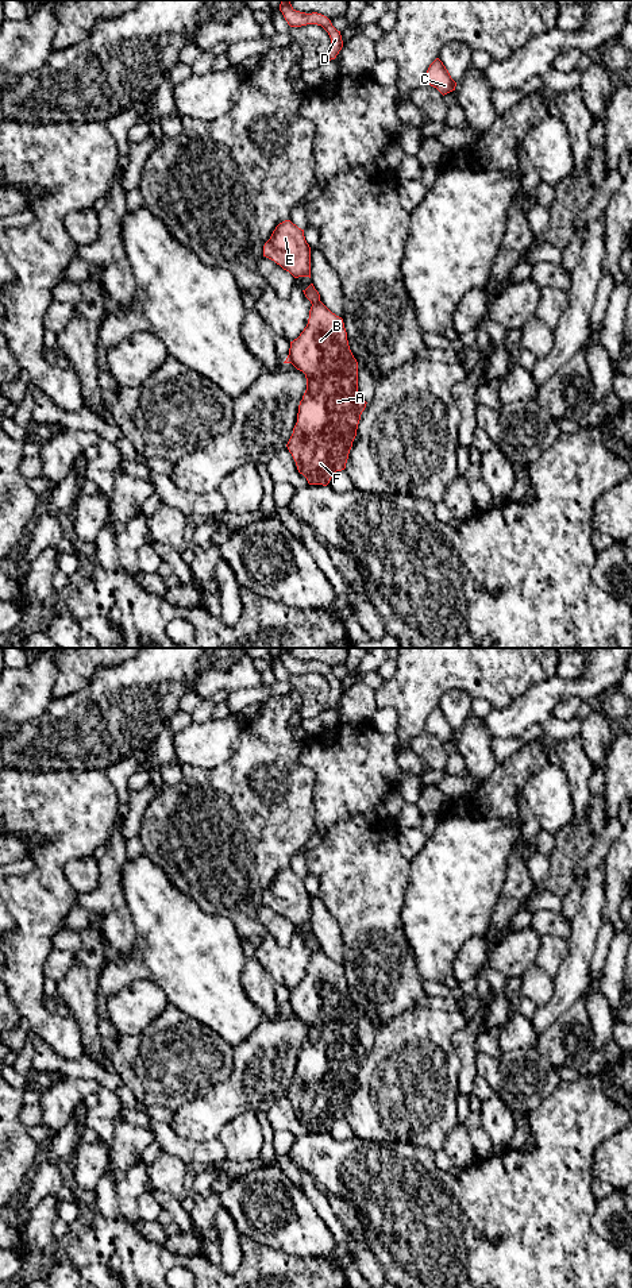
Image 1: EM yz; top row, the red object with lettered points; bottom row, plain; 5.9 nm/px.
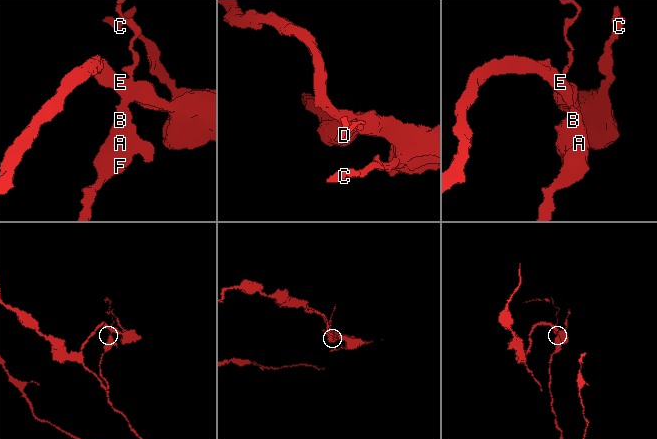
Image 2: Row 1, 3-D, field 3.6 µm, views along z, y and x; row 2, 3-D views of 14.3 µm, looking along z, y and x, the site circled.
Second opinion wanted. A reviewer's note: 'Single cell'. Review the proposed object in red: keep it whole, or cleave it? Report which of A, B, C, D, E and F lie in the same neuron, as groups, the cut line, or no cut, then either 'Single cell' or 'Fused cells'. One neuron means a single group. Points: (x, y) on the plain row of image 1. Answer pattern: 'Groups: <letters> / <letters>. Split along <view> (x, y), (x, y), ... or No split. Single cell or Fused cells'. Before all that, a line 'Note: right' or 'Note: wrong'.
Note: wrong
Groups: A B F / C D E. Split along yz (319, 948), (312, 952). Fused cells

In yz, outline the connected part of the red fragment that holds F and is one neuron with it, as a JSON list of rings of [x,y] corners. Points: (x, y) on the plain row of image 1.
[[[321,949],[313,950],[308,972],[300,984],[290,990],[289,1003],[284,1011],[292,1011],[307,1026],[297,1071],[286,1095],[298,1121],[309,1133],[327,1134],[336,1119],[346,1117],[361,1063],[367,1052],[358,1040],[358,1010],[350,998],[343,967]]]

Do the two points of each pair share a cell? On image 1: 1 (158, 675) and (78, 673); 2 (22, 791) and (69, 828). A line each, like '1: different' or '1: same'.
1: different
2: same

